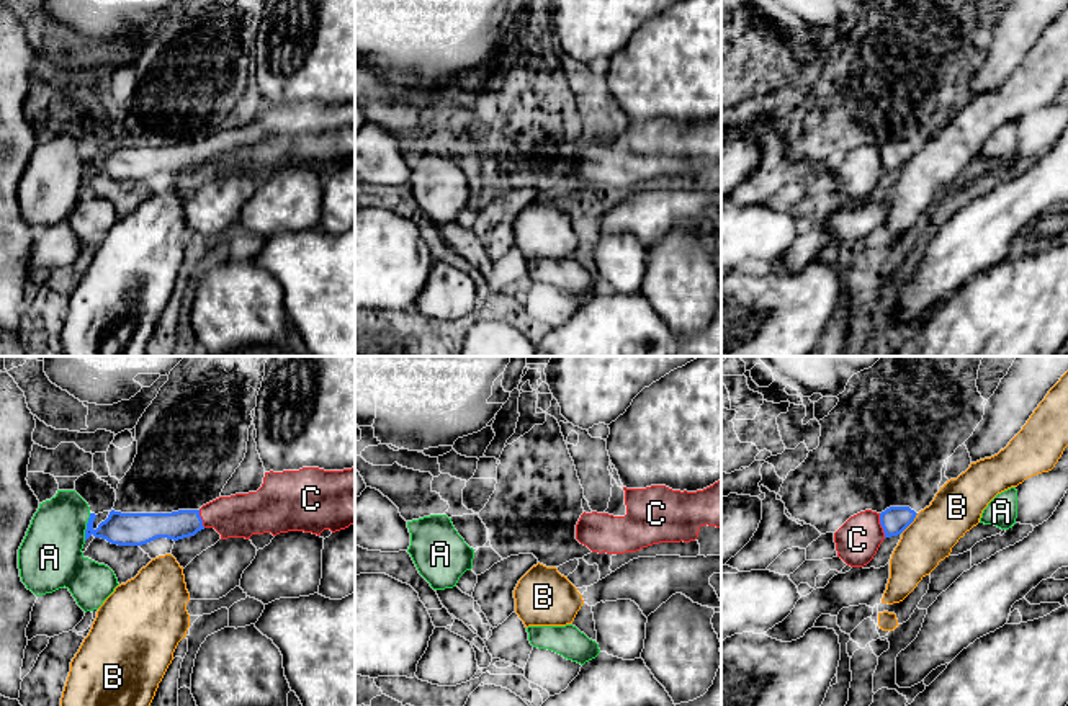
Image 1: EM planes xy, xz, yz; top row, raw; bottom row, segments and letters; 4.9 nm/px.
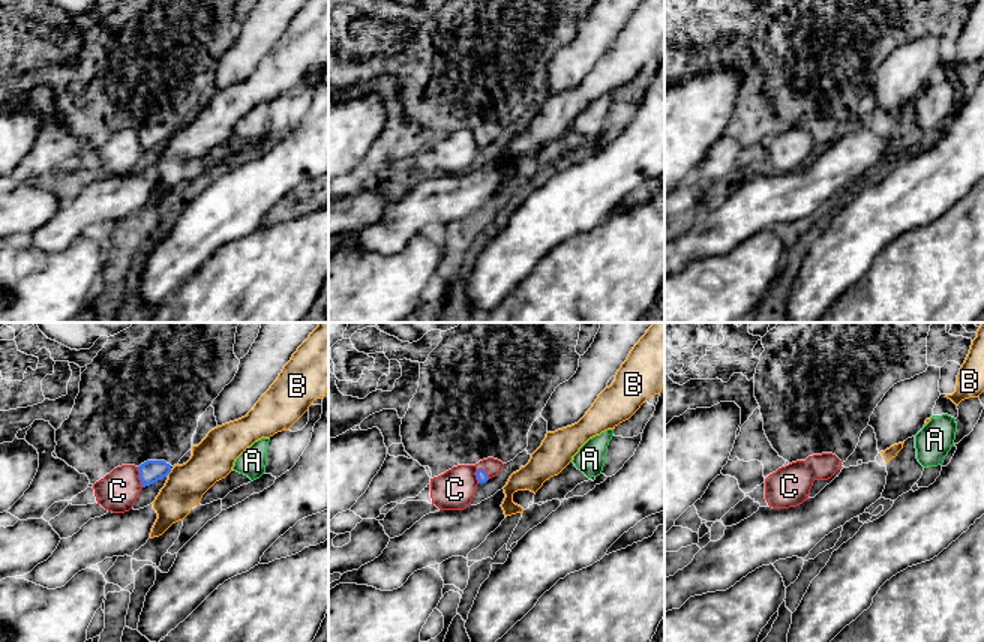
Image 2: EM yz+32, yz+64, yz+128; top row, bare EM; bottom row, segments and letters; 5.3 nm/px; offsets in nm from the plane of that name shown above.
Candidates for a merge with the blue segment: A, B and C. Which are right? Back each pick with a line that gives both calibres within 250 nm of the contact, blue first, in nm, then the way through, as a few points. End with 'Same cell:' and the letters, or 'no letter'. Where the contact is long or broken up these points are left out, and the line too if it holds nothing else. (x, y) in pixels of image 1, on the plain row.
C: 140/220 nm
Same cell: C

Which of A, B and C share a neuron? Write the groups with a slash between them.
A / B / C

